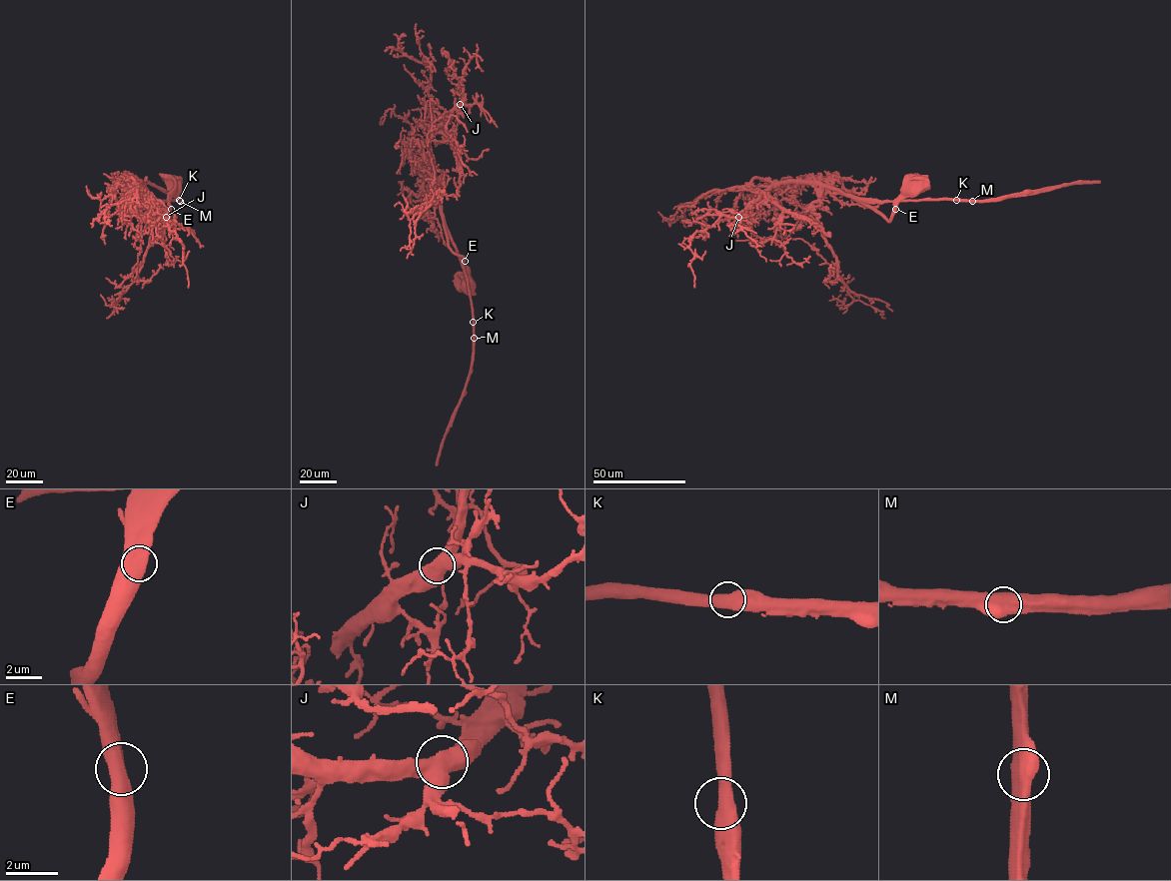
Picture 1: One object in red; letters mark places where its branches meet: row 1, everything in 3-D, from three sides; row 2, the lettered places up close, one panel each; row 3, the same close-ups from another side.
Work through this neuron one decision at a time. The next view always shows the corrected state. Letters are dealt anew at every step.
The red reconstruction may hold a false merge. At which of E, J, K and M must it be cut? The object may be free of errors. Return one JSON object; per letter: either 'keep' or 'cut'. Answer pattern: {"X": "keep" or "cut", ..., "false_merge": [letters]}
{"E": "keep", "J": "keep", "K": "keep", "M": "cut", "false_merge": ["M"]}

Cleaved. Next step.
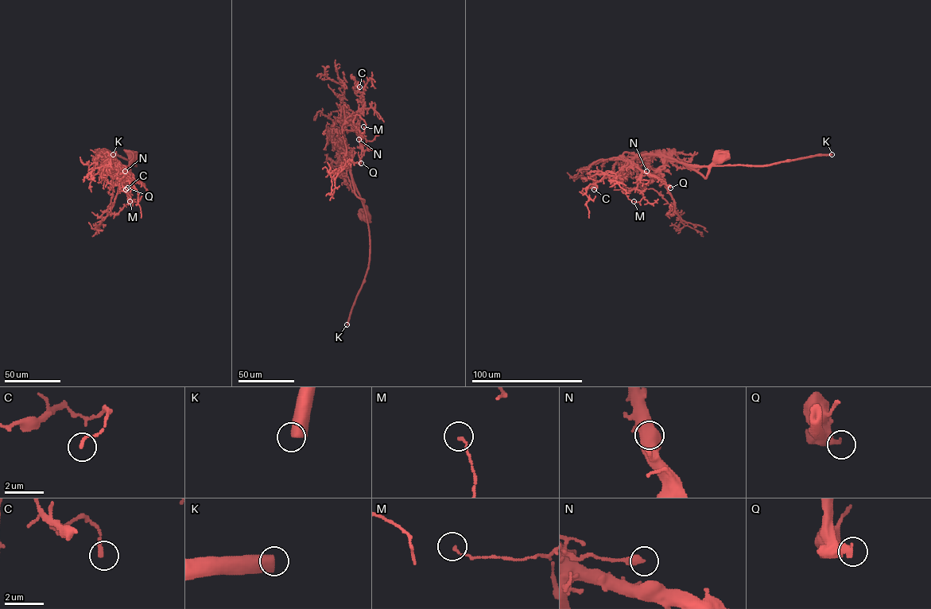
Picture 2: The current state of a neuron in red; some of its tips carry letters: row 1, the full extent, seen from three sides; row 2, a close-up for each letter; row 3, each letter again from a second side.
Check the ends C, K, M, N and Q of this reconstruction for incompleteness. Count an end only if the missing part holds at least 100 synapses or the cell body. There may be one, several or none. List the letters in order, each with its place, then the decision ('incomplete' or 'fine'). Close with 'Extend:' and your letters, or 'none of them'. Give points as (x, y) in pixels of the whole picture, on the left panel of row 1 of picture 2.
C: place (126, 189); fine
K: place (113, 154); fine
M: place (129, 201); fine
N: place (125, 171); fine
Q: place (127, 188); fine
Extend: none of them

